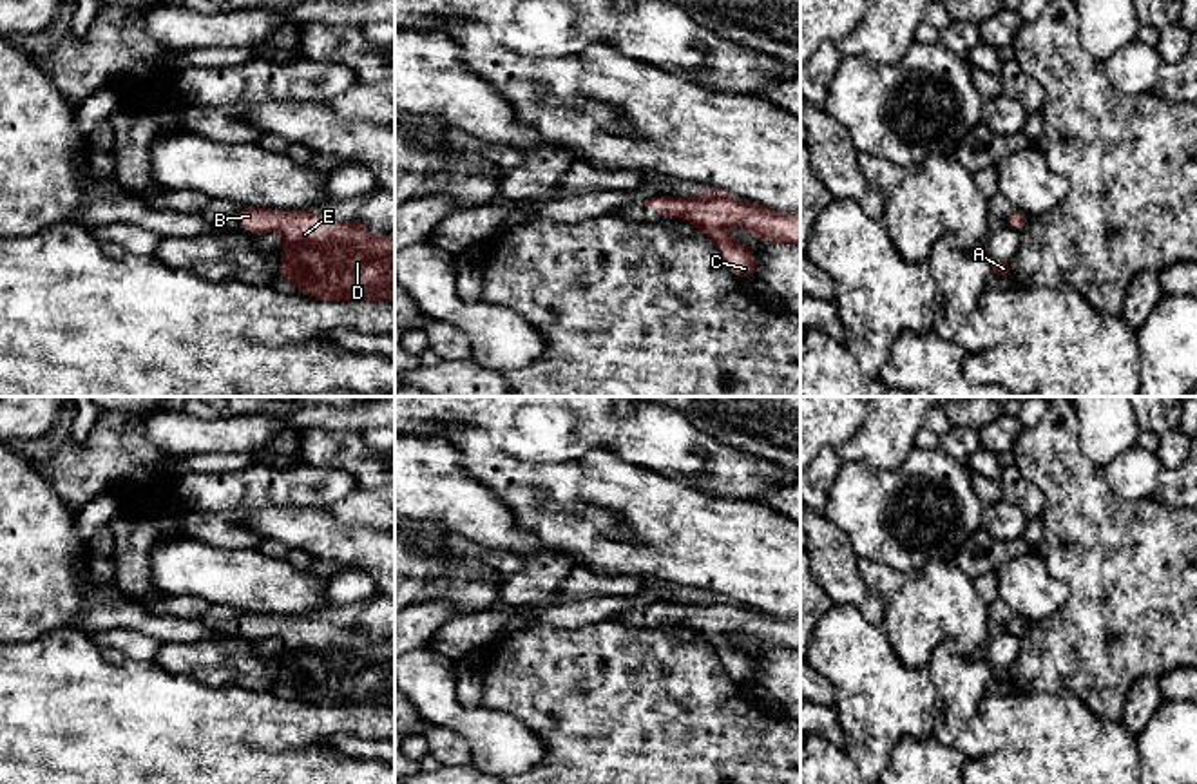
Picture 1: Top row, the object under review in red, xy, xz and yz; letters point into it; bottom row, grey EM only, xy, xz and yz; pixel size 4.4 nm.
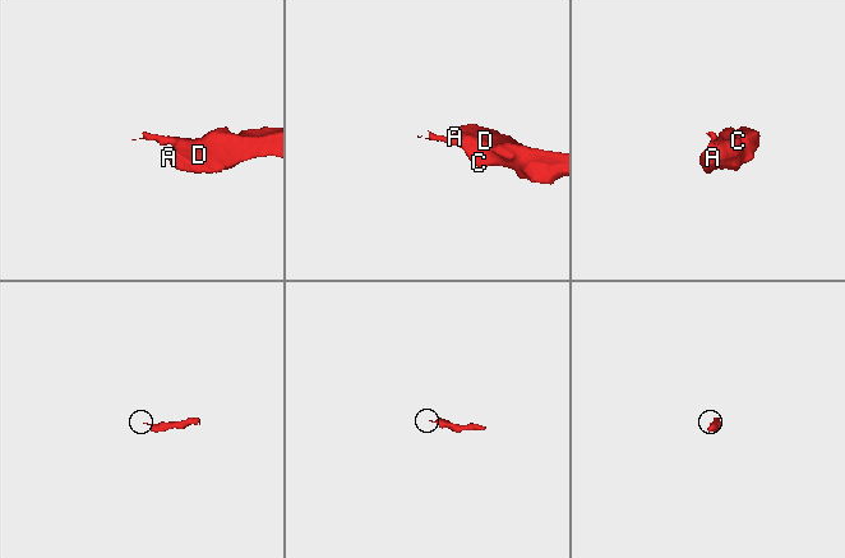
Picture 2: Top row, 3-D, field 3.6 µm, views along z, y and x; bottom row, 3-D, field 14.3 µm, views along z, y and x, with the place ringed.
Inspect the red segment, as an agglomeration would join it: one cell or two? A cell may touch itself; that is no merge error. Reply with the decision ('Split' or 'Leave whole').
Leave whole

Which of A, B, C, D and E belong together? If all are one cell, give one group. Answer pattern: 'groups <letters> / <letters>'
groups A B C D E

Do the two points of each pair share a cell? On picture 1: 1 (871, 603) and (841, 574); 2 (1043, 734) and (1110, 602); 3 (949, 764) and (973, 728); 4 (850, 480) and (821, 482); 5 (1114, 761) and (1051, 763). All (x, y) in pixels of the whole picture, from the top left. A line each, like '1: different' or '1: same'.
1: same
2: different
3: different
4: different
5: same

